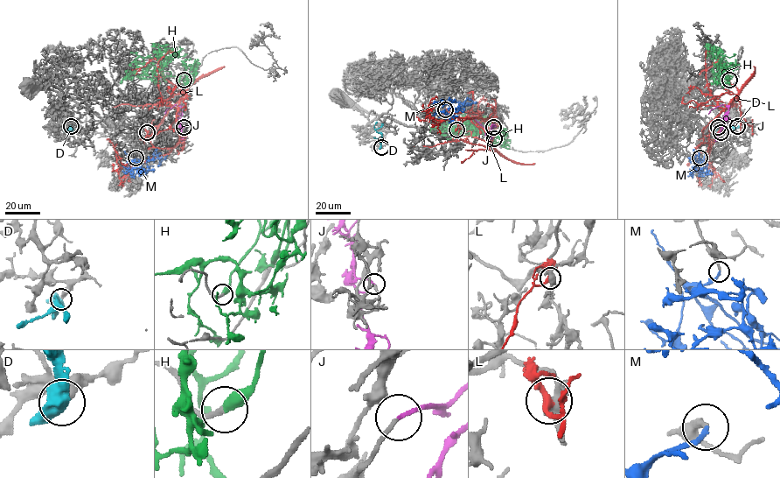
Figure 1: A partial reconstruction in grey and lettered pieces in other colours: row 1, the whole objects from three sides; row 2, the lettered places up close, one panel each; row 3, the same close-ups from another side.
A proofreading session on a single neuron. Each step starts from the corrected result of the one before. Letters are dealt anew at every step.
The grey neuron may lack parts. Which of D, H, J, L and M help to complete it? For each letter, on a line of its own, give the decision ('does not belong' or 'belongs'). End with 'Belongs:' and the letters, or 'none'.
D: does not belong
H: belongs
J: does not belong
L: does not belong
M: belongs
Belongs: H, M

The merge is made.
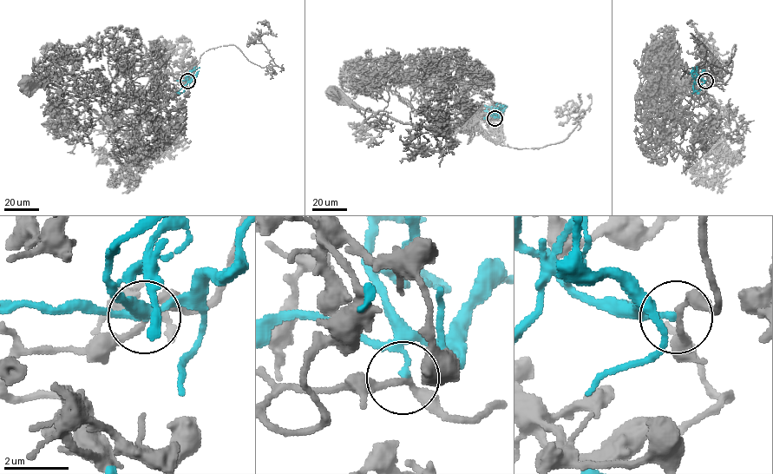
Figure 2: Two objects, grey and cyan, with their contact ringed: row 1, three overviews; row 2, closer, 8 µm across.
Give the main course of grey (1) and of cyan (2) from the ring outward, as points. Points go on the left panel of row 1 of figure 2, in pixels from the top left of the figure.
1: (187, 81), (194, 59), (195, 70), (182, 84), (160, 86), (122, 121), (104, 121), (62, 92), (25, 84)
2: (187, 81), (187, 79), (191, 81), (192, 77), (187, 73), (199, 67)

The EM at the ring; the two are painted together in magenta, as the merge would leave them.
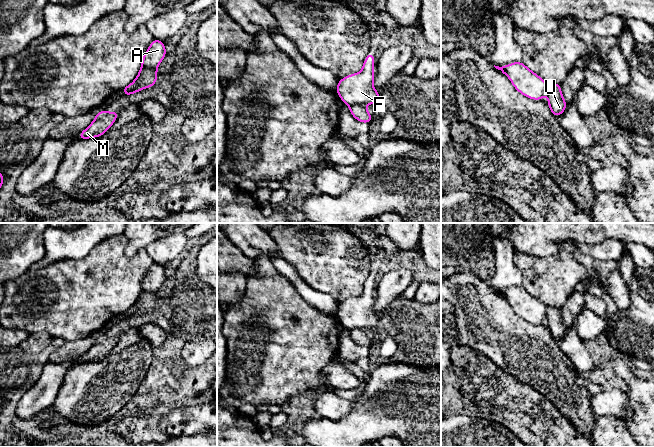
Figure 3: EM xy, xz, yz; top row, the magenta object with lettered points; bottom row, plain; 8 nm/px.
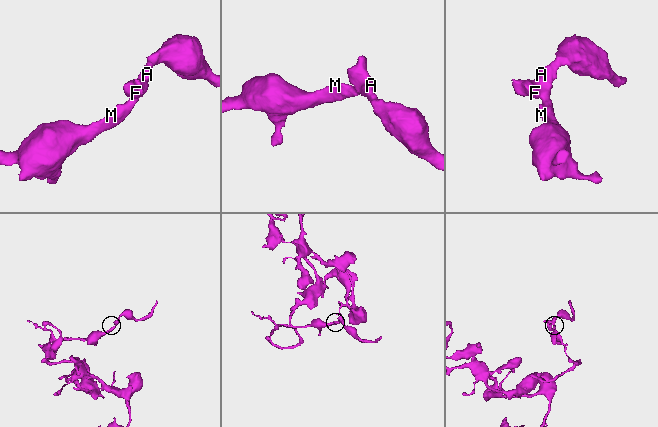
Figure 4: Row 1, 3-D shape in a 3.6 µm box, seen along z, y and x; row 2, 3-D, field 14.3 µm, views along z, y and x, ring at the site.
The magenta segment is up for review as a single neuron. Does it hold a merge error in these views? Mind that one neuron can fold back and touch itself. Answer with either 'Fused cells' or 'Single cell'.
Fused cells

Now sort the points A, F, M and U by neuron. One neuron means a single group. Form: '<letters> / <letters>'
A M U / F

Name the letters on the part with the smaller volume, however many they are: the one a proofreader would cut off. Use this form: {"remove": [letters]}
{"remove": ["F"]}

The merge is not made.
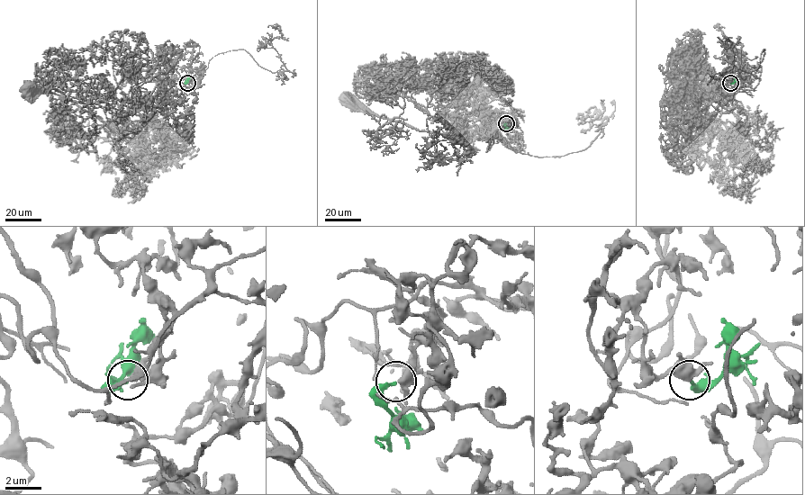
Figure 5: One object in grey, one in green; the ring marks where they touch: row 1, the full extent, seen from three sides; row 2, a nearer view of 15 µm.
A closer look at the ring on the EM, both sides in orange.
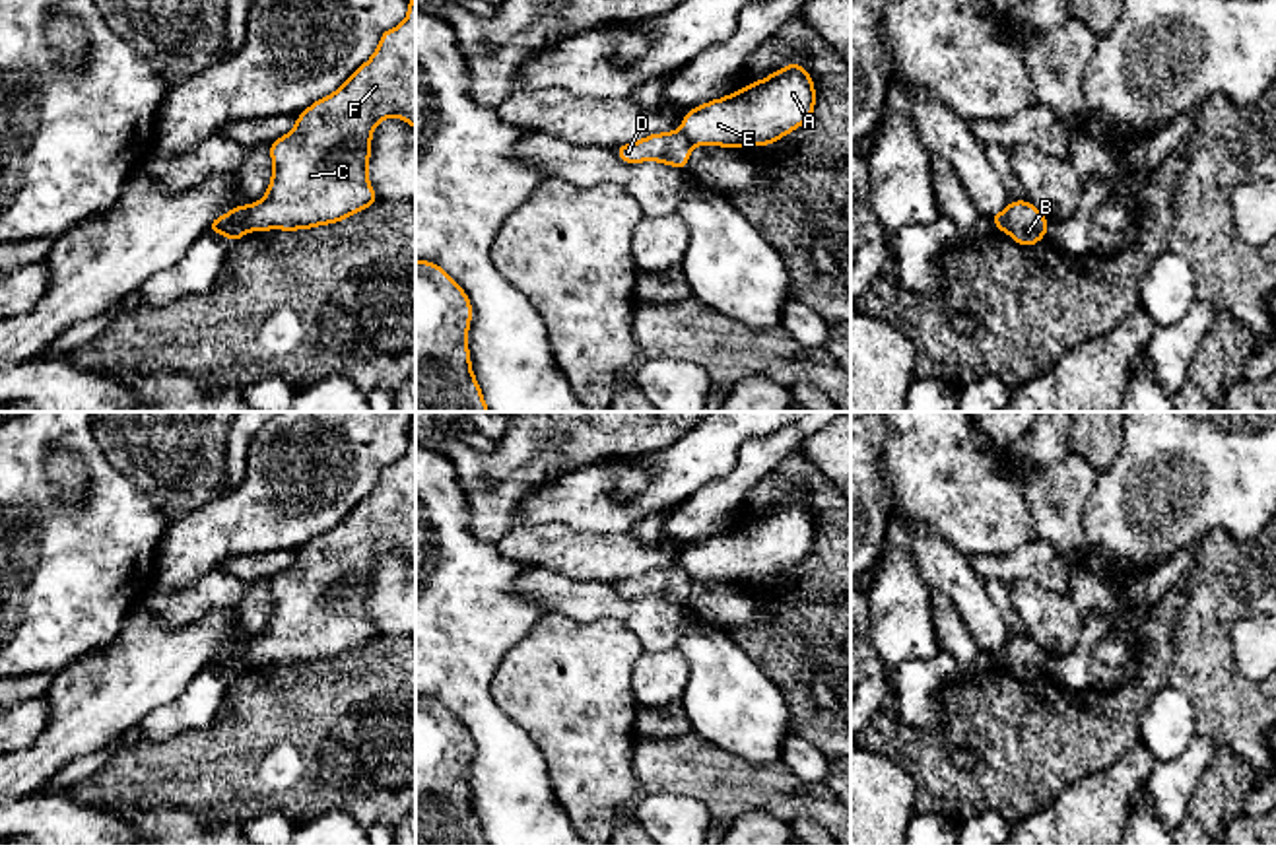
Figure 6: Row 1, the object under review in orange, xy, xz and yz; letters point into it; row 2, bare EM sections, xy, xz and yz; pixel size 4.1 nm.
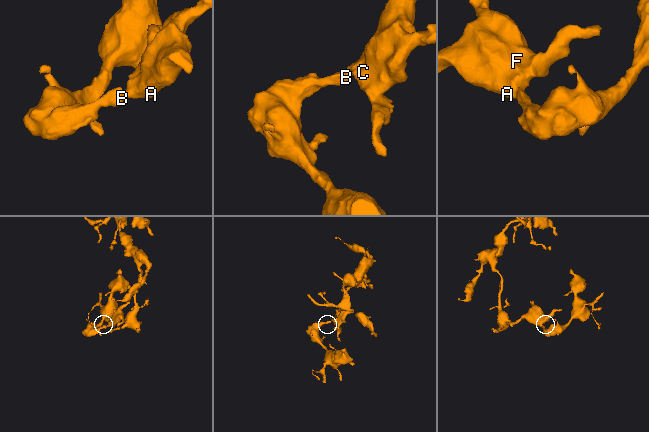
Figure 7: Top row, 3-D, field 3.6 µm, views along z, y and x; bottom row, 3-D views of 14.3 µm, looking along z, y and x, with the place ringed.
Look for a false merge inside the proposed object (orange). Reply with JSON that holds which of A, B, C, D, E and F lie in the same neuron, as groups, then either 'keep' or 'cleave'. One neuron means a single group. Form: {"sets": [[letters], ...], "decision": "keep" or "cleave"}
{"sets": [["A", "C", "E", "F"], ["B", "D"]], "decision": "cleave"}

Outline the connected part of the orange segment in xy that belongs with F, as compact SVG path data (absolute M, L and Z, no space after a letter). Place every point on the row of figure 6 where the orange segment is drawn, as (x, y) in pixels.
M410 0L400 25L383 31L373 56L346 84L309 105L285 136L268 144L272 179L264 198L249 206L249 229L311 229L342 221L379 202L367 167L373 130L383 118L404 118L416 130L416 0Z

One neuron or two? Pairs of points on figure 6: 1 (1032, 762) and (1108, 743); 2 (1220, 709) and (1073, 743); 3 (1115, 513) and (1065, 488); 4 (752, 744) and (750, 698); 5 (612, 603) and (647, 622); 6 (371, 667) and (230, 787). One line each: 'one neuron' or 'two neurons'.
1: one neuron
2: two neurons
3: two neurons
4: one neuron
5: one neuron
6: one neuron

